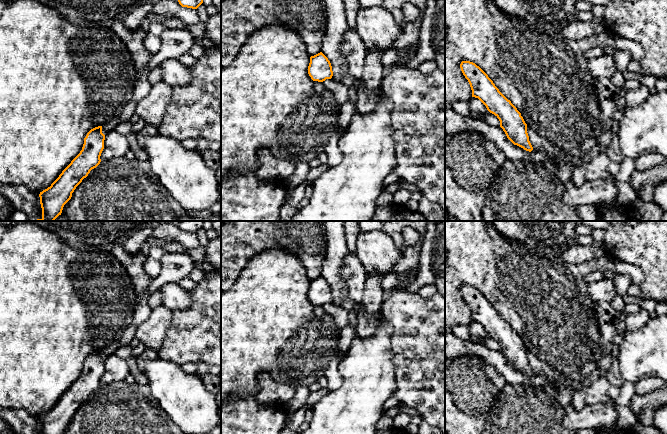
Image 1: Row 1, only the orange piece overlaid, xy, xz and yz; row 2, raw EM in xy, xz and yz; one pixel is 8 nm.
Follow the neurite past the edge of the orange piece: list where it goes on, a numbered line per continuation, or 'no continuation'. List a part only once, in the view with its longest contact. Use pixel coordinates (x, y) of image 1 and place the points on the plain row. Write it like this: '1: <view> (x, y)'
no continuation

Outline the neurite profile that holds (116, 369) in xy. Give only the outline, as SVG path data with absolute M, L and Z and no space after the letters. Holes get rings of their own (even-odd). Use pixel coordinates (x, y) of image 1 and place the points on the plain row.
M113 354L105 360L104 373L100 383L102 386L114 382L125 381L126 376L130 373L127 360L124 360Z

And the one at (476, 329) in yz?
M471 321L469 323L469 329L474 336L478 336L480 338L489 337L486 330L478 322Z

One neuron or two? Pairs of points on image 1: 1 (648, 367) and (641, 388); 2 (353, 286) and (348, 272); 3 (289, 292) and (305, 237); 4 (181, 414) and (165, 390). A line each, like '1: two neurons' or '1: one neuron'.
1: two neurons
2: one neuron
3: two neurons
4: one neuron

